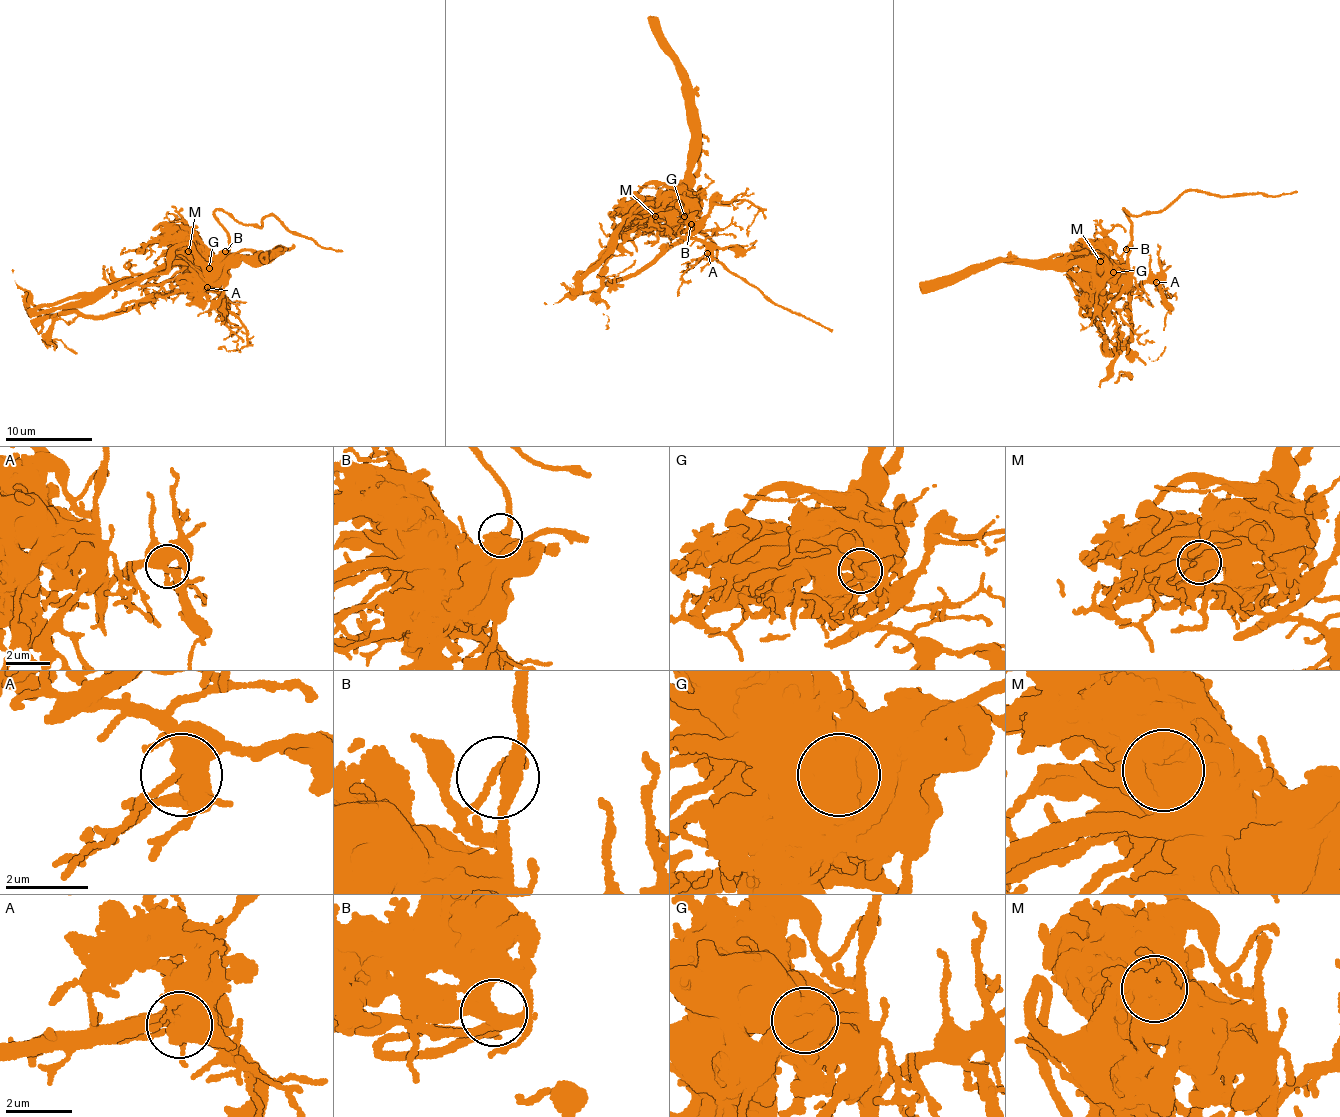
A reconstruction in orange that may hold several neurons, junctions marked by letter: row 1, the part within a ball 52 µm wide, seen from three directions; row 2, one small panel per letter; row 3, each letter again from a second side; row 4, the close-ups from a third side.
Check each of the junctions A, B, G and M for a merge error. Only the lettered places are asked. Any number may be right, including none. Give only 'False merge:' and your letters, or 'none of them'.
False merge: G, M

